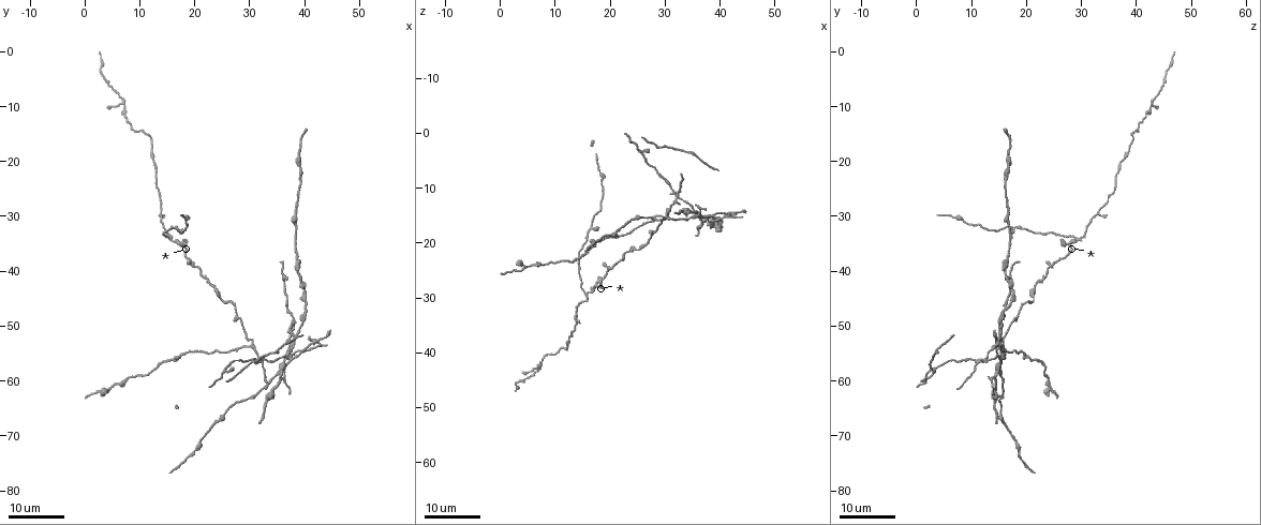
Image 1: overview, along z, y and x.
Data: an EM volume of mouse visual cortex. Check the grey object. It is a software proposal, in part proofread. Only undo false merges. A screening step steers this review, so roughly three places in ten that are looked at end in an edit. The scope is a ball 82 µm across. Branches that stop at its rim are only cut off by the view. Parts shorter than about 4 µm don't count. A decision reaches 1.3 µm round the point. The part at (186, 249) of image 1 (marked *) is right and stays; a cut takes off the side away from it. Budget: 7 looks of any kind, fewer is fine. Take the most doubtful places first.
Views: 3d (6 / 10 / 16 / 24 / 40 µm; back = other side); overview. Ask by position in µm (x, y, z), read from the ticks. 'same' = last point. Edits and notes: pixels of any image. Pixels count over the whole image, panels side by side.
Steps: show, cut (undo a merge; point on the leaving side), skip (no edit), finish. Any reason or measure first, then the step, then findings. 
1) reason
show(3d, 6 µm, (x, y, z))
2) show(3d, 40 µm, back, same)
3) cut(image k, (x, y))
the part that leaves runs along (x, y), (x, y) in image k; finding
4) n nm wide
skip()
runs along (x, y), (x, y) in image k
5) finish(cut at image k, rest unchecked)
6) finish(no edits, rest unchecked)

arms part here
show(3d, 16 µm, (30.5, 53.5, 15.0))

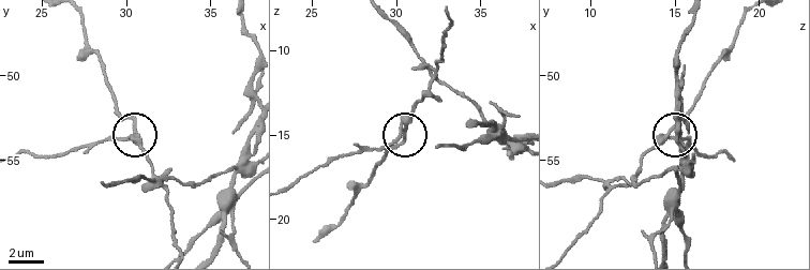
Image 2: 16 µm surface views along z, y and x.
closer look
show(3d, 6 µm, (30.3, 53.5, 14.7))

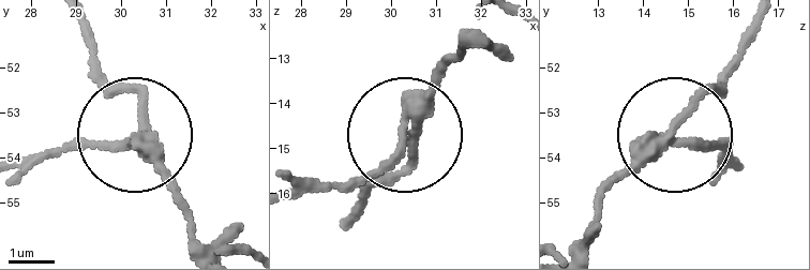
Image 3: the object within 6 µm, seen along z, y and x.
3 arms
cut(image 3, (122, 144))
the part that leaves runs along (136, 140), (20, 160) in image 3; two neurons meet here

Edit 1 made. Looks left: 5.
four arms meet
show(3d, 24 µm, (32.5, 55.5, 12.0))

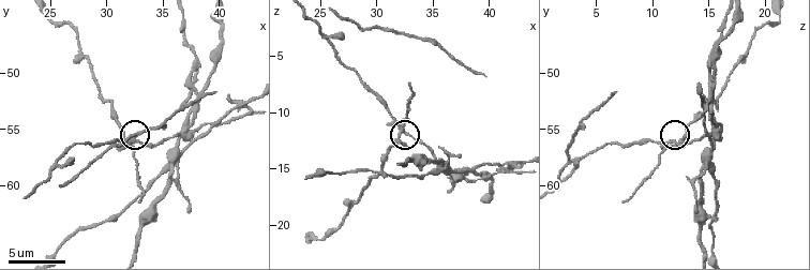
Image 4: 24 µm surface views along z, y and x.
zoom in
show(3d, 10 µm, (32.6, 55.8, 12.0))

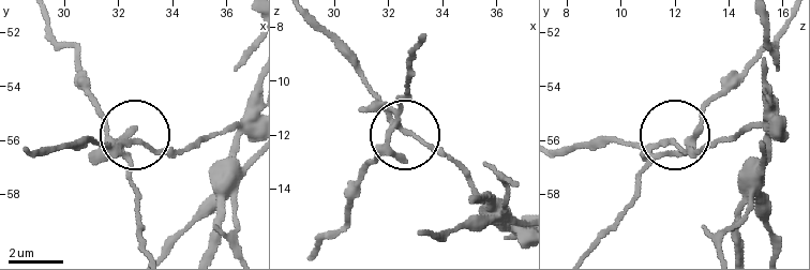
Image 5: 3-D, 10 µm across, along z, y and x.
side arm 31 µm; 4 arms
skip()
one neuron here

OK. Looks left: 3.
branch point
show(3d, 16 µm, (16.0, 34.5, 30.0))

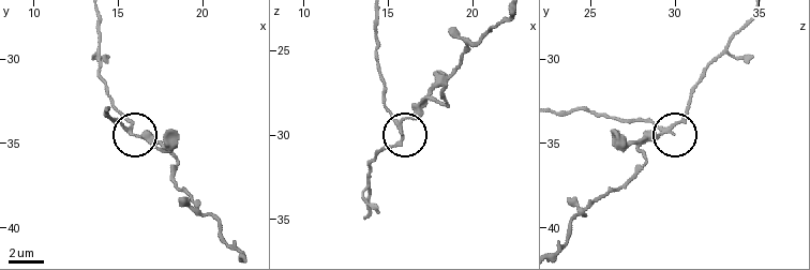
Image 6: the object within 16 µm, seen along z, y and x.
show(3d, 10 µm, (15.6, 34.1, 29.4))

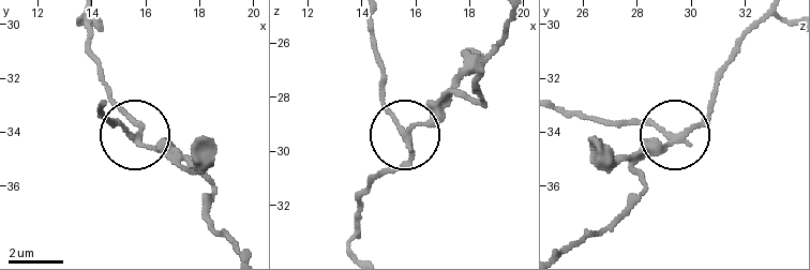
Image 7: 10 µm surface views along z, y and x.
190 nm wide
cut(image 7, (386, 109))
the part that leaves runs along (408, 137), (380, 91), (374, 21) in image 7; two neurons meet here

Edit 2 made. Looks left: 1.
finish(cut at image 3, cut at image 7, rest unchecked)

